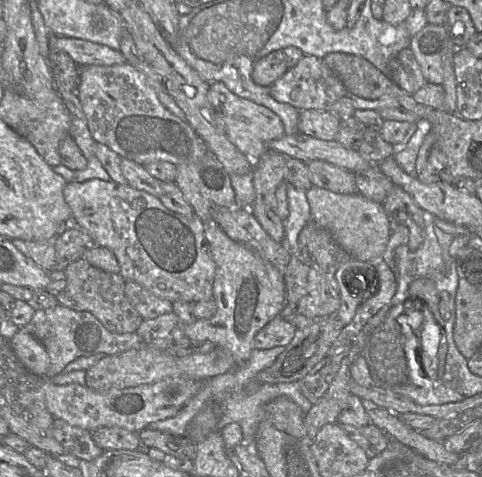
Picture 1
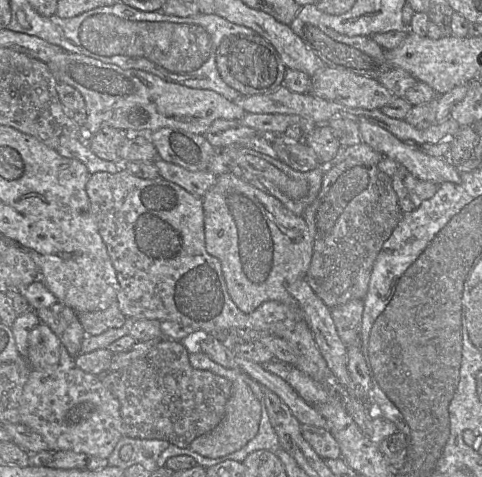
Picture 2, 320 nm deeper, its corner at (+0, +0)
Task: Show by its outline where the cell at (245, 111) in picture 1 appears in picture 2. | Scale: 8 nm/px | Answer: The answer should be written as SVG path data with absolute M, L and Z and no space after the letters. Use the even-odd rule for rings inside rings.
M63 52L46 64L58 82L71 85L83 96L87 113L84 126L91 135L104 126L150 133L169 127L203 135L214 120L240 120L246 113L212 90L189 88L147 71L122 69L81 54Z

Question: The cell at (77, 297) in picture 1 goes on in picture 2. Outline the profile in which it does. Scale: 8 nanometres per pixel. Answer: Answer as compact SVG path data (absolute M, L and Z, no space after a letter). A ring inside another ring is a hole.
M117 300L104 310L81 312L77 315L84 332L91 336L100 335L111 328L120 328L127 321L127 317L119 309Z

